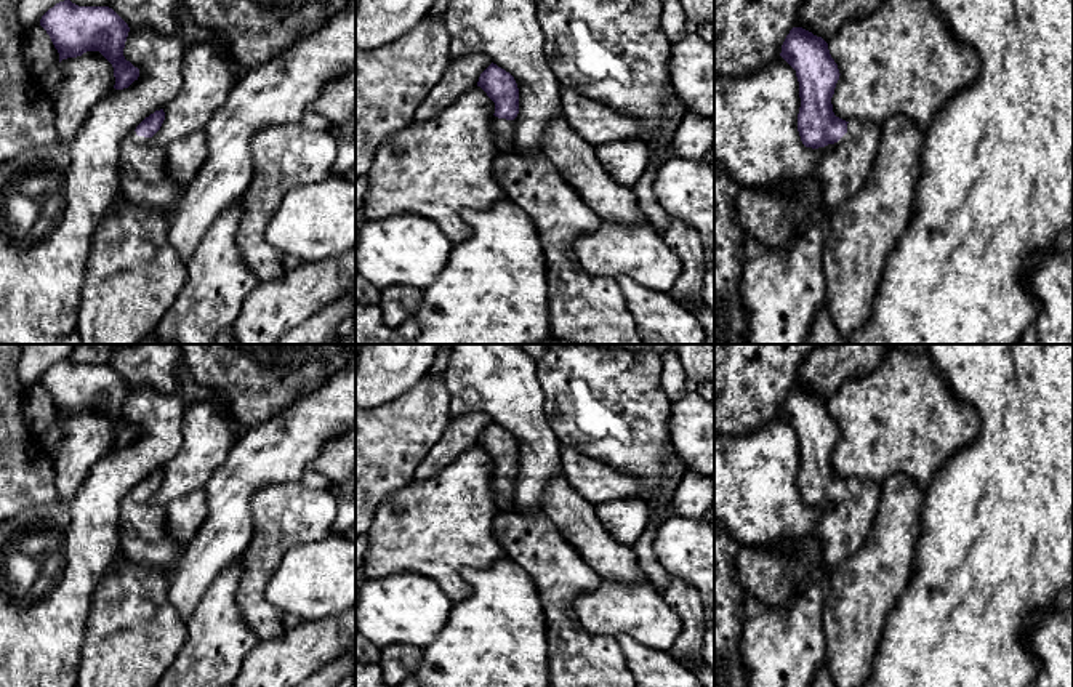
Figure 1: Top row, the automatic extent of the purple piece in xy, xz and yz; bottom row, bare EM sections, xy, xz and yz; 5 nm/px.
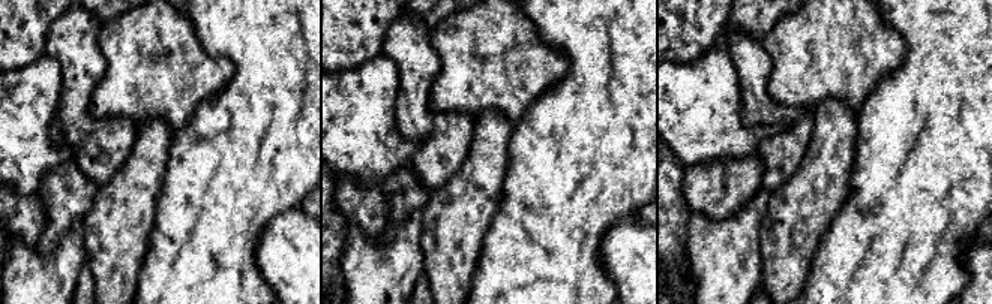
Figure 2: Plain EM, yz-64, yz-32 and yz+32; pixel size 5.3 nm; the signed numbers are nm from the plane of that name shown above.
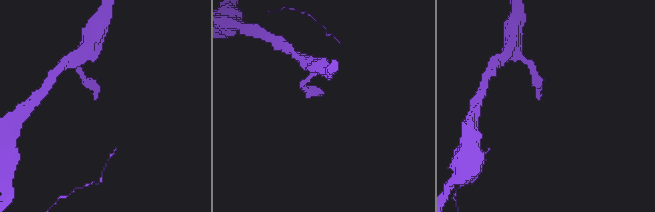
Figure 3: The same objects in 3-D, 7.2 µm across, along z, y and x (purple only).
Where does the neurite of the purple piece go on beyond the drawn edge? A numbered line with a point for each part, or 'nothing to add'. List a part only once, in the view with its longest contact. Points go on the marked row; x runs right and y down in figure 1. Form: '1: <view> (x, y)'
1: yz (844, 167)

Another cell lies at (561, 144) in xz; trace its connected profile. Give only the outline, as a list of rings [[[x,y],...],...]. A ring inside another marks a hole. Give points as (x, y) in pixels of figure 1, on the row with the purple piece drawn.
[[[564,115],[546,123],[541,154],[602,219],[626,226],[647,221],[634,187],[620,184],[607,173],[596,157],[596,147],[589,146]]]

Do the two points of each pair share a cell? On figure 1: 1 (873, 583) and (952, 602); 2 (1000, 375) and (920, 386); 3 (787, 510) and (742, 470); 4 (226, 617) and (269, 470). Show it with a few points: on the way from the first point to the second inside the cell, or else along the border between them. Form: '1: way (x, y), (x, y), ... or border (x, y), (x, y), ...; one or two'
1: border (913, 554), (912, 580), (886, 625); two
2: border (932, 361), (948, 389), (974, 409); two
3: way (775, 503), (753, 481); one
4: border (239, 556), (210, 586); two

